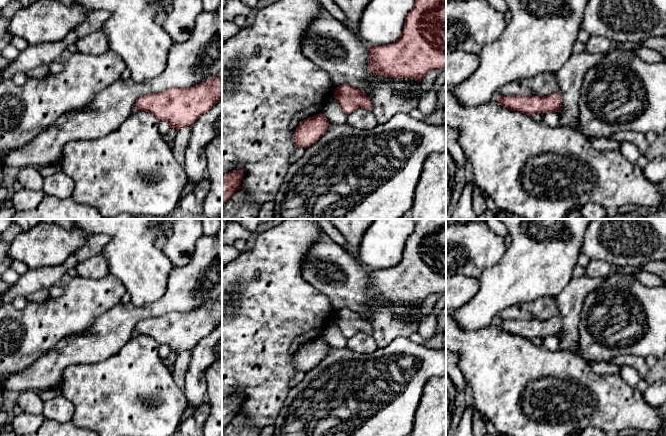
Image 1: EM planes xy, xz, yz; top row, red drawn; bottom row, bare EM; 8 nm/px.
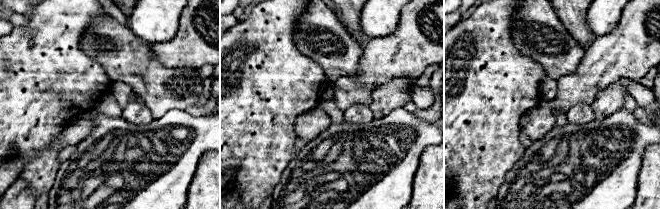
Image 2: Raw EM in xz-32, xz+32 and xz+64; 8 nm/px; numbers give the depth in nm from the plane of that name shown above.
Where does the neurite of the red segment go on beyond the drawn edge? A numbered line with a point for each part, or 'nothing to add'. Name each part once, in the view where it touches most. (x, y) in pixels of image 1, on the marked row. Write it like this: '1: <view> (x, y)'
nothing to add

